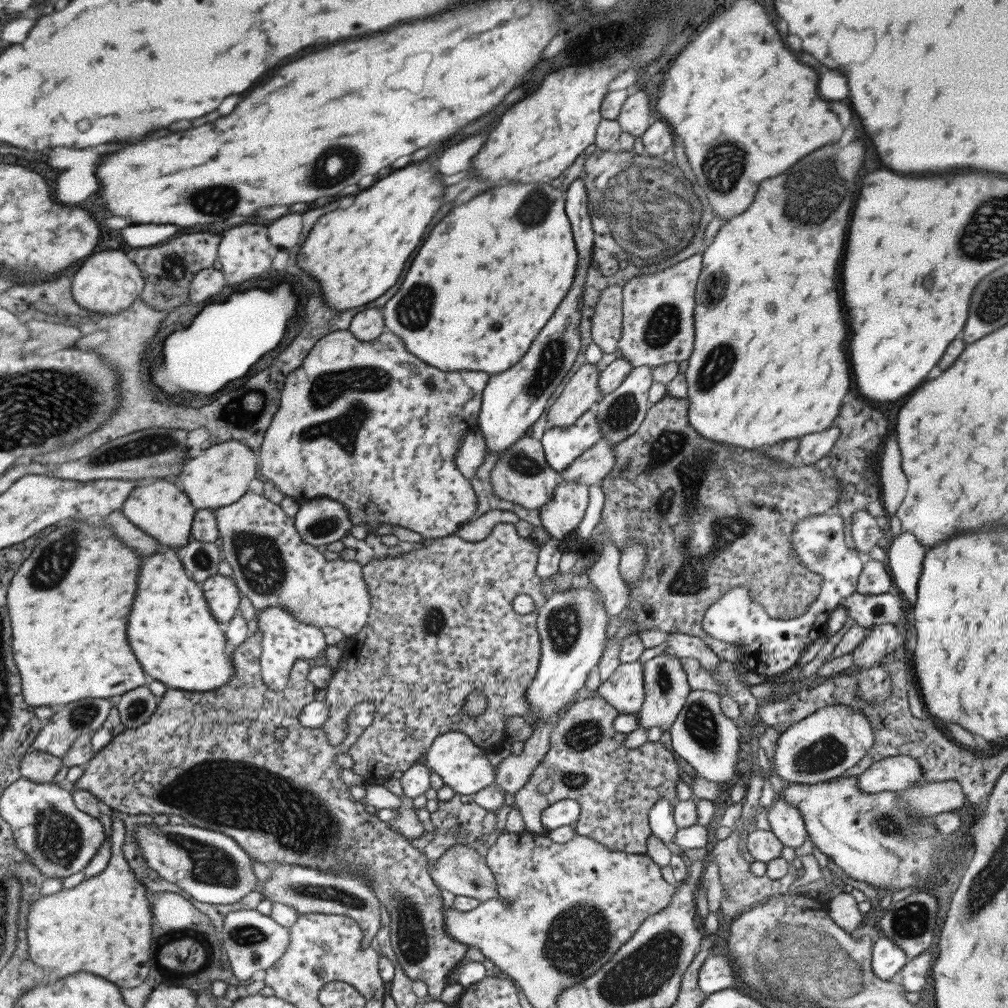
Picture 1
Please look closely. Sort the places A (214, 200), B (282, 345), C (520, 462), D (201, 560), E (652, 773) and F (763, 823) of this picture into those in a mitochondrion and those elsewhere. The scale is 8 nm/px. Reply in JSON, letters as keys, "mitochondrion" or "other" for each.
{"A":"mitochondrion","B":"other","C":"mitochondrion","D":"mitochondrion","E":"other","F":"other"}

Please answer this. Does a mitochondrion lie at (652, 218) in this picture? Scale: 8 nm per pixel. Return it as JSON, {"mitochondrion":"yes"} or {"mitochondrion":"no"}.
{"mitochondrion":"yes"}

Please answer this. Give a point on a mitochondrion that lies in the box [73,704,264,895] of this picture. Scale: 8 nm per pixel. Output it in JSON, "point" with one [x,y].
{"point":[210,864]}

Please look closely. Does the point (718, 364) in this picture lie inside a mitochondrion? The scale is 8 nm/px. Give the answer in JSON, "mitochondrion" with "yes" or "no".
{"mitochondrion":"yes"}

